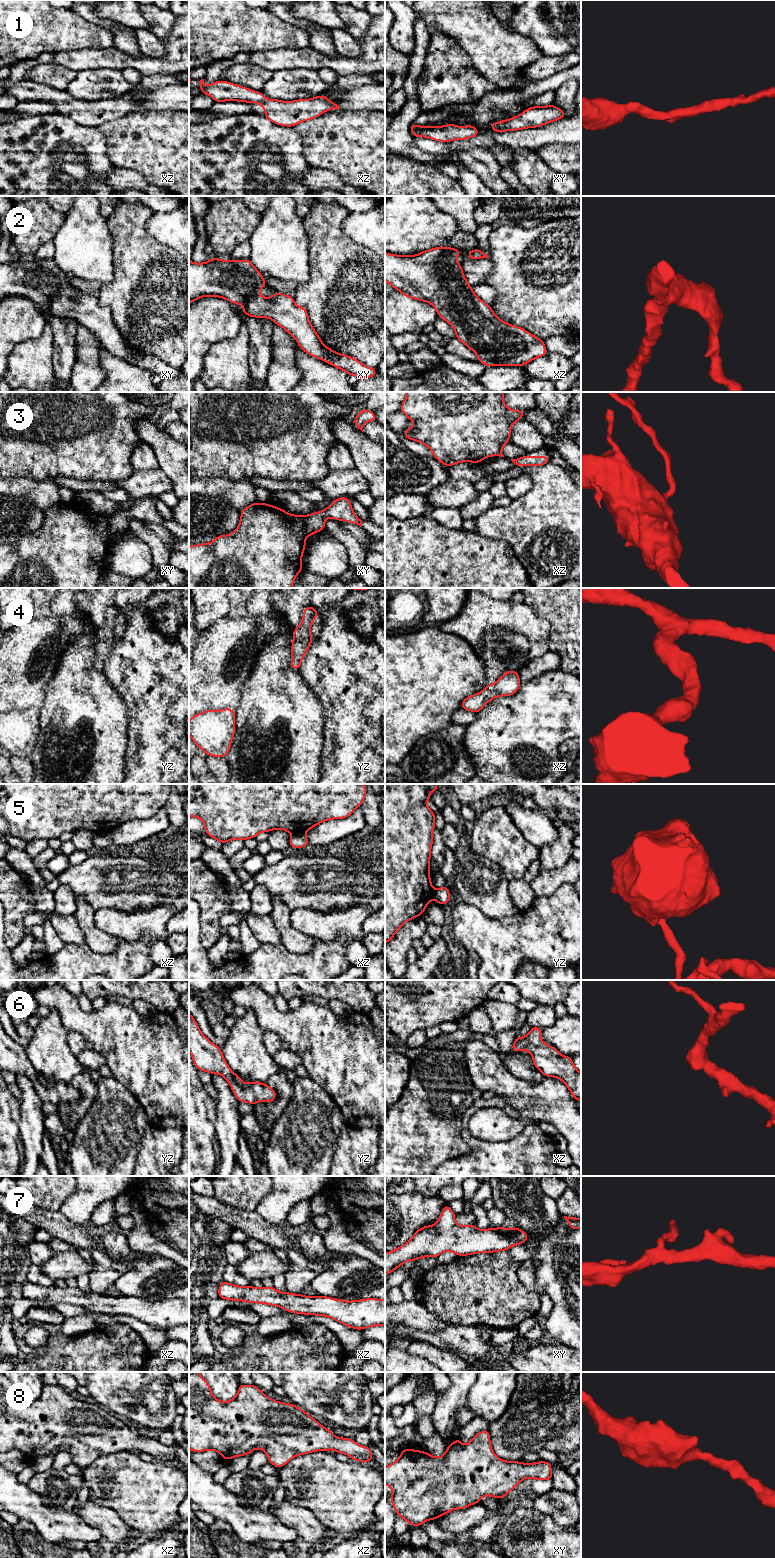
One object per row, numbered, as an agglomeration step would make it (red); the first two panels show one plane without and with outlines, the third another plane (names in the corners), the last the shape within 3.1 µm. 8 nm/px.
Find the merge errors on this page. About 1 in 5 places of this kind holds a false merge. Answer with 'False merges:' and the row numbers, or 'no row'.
False merges: 5

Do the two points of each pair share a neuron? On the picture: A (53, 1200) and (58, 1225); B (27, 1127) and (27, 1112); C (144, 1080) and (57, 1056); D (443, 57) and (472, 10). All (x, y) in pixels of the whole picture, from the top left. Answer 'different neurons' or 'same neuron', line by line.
A: different neurons
B: same neuron
C: different neurons
D: different neurons

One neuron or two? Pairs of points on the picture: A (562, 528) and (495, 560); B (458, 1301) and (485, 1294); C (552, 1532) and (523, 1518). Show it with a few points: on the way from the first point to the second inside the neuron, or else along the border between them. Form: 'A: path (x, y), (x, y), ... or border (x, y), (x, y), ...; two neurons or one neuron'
A: border (494, 538), (505, 540), (527, 571); two neurons
B: path (465, 1294), (478, 1294); one neuron
C: path (545, 1532), (537, 1532), (530, 1525); one neuron

